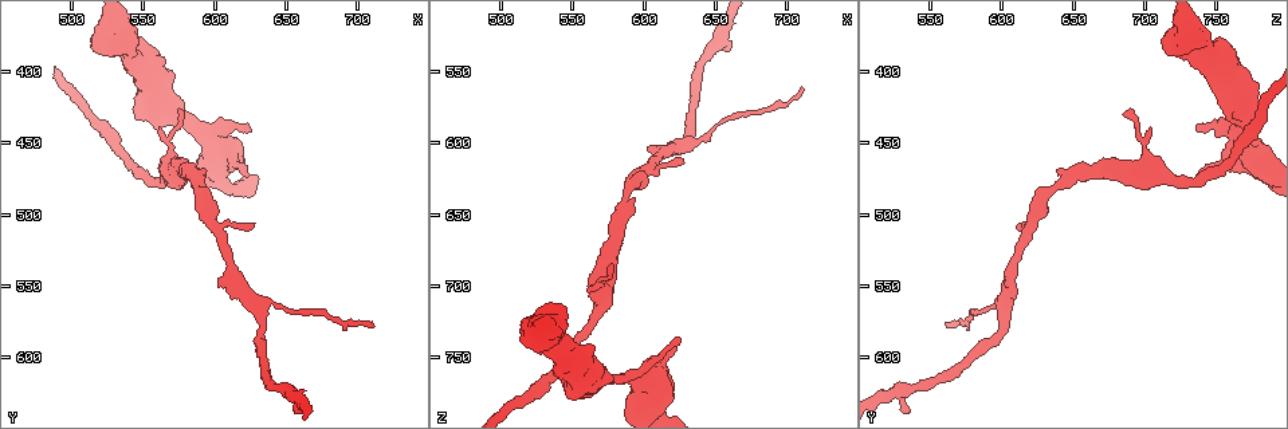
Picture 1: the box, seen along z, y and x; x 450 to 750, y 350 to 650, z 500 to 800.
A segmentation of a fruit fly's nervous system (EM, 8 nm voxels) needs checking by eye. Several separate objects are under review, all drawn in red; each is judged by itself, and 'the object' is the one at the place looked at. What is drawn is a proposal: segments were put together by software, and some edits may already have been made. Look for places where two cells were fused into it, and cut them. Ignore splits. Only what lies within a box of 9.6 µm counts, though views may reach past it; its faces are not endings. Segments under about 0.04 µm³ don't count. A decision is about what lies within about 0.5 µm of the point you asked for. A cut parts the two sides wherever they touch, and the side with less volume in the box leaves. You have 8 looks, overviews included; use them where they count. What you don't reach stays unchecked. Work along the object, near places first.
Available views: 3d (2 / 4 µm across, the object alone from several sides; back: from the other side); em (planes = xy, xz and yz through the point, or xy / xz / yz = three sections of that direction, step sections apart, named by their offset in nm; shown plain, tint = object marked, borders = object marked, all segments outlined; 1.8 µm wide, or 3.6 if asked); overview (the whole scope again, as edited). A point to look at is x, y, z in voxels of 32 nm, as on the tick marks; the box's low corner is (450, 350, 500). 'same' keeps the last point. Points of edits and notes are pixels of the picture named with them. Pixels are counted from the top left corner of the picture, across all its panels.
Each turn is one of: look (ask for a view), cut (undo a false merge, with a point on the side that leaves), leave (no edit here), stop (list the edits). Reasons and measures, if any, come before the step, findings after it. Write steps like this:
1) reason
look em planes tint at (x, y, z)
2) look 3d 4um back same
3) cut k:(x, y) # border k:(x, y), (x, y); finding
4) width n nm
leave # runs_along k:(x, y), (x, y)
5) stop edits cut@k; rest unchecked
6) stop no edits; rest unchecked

calibre changes
look 3d 4um at (570, 474, 714)

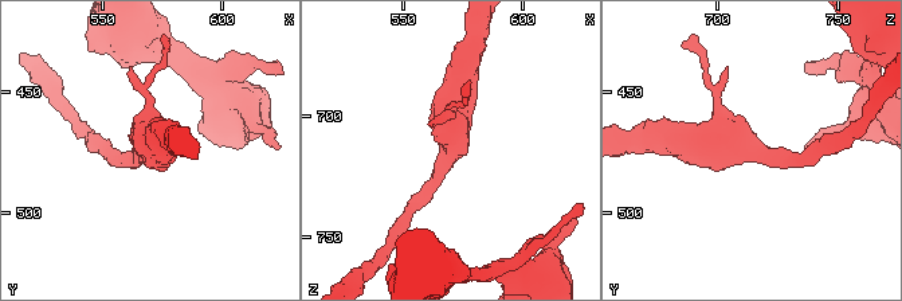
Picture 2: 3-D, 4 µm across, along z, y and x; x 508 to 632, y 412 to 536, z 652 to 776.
now the EM
look em planes tint at (571, 473, 715)

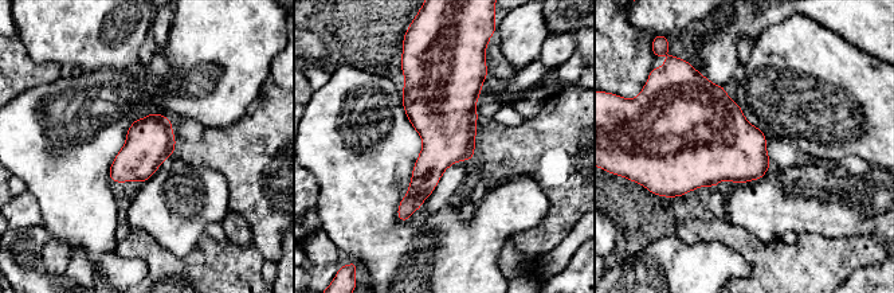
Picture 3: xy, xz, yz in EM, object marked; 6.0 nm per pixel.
leave # continuous, no second cell

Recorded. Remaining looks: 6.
branch point
look em 3.6um planes tint at (602, 456, 772)

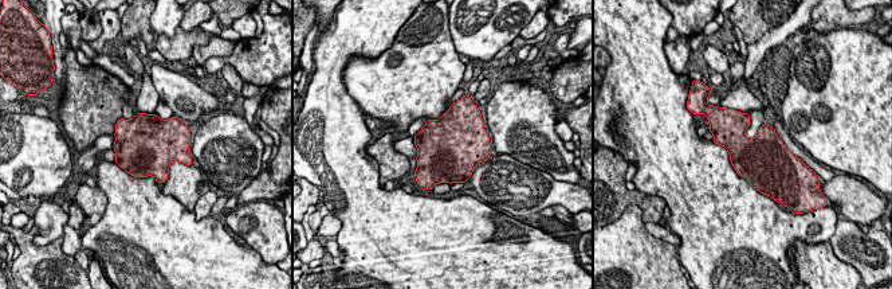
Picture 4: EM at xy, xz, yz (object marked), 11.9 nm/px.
width 420 nm
leave # one cell here

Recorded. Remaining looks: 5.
narrows sharply
look 3d 4um at (536, 378, 734)

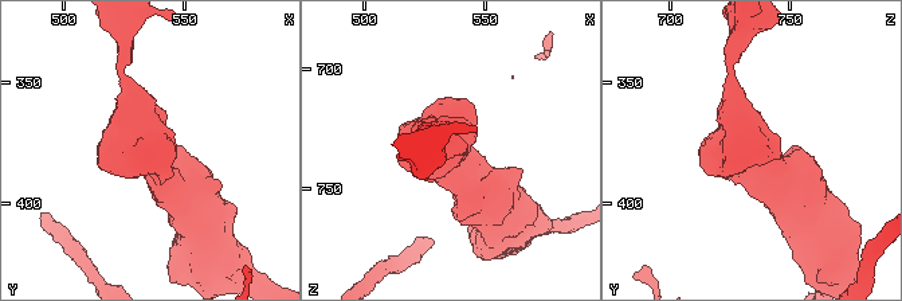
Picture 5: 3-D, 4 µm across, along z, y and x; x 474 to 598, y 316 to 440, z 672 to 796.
look em planes tint at (536, 378, 733)

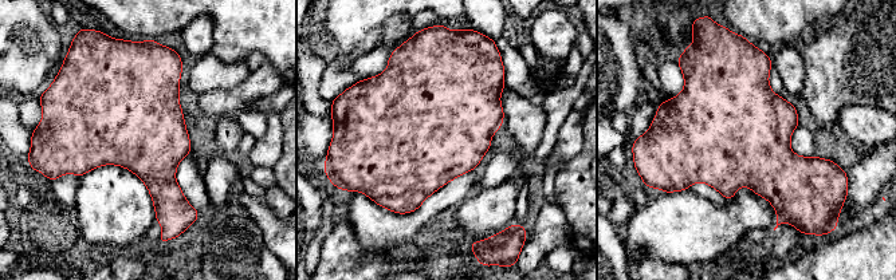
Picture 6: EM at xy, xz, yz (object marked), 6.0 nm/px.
leave # all the same cell

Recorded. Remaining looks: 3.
stop no edits; rest unchecked

